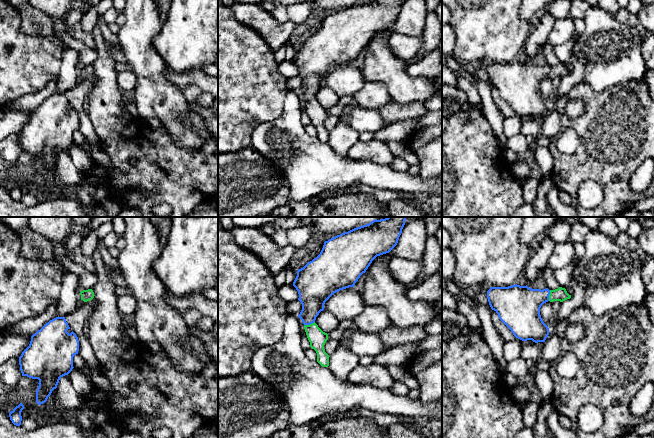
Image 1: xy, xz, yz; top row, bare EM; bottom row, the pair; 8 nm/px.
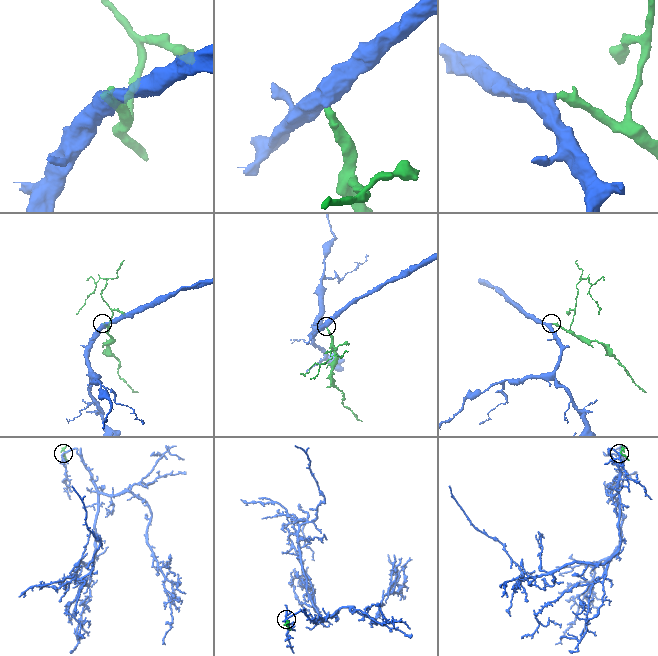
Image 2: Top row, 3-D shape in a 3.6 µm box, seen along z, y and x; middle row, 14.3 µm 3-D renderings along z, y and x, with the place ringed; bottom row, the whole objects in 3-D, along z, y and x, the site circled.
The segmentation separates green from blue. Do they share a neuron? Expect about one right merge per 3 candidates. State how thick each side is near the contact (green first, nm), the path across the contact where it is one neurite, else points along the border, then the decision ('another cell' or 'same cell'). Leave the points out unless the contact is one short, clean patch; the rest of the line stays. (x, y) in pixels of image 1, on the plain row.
140/240 nm | across xz (317, 114), (310, 100), (313, 69) | same cell

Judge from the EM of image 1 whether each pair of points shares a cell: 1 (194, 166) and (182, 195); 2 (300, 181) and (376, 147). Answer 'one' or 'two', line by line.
1: one
2: two

